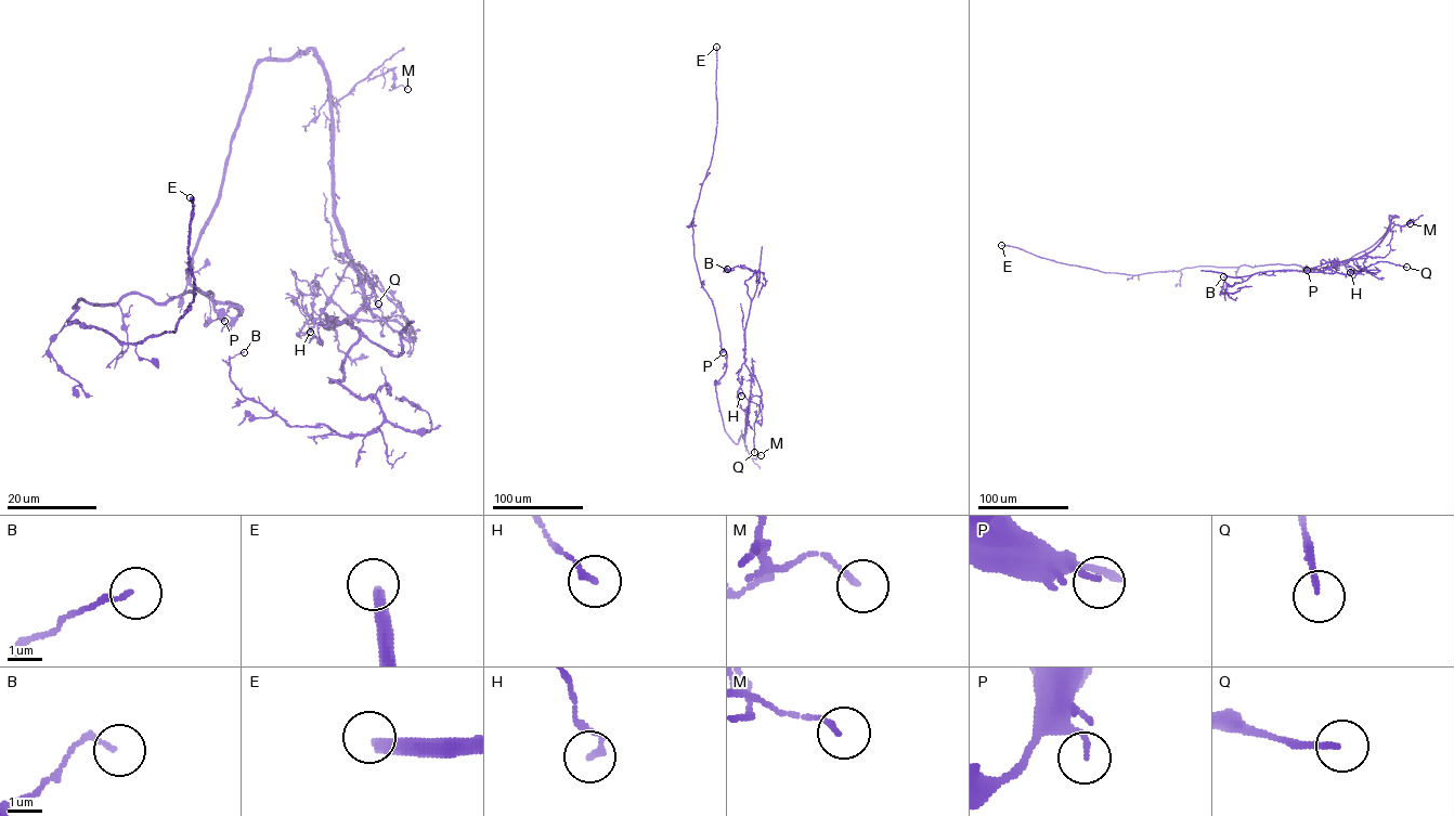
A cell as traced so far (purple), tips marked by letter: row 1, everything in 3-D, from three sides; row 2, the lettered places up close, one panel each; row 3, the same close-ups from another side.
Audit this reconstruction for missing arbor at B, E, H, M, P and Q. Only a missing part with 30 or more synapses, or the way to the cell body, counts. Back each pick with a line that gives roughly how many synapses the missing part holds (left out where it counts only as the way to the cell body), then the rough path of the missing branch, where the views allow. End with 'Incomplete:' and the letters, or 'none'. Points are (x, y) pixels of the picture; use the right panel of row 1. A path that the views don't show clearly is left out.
E: Roughly 700 synapses
Incomplete: E

